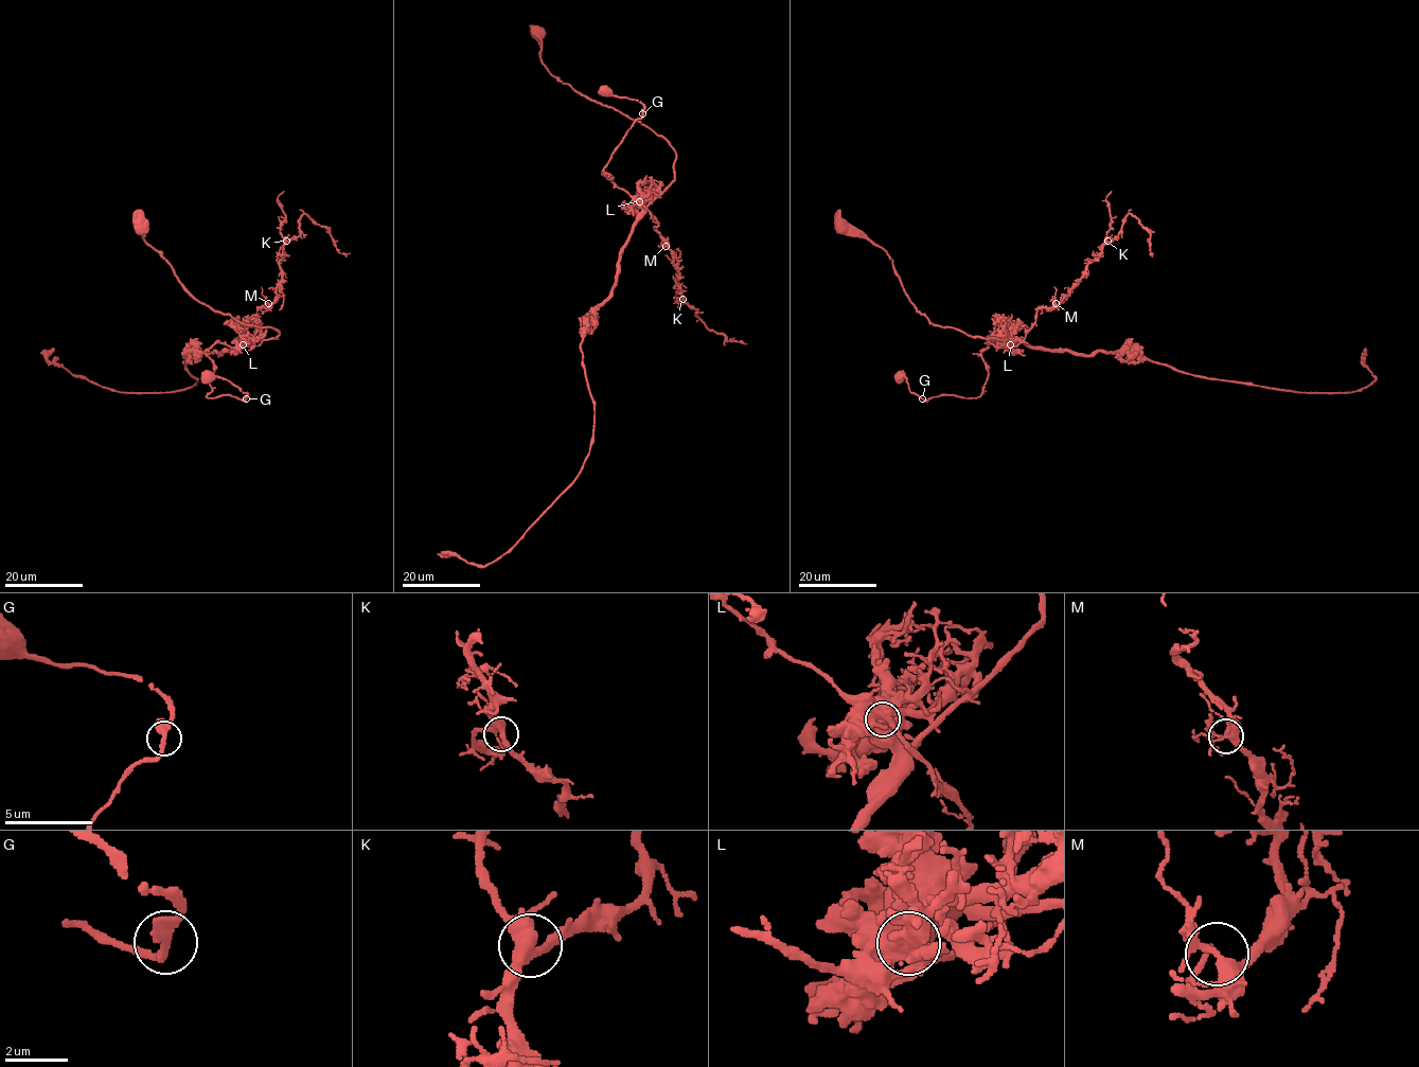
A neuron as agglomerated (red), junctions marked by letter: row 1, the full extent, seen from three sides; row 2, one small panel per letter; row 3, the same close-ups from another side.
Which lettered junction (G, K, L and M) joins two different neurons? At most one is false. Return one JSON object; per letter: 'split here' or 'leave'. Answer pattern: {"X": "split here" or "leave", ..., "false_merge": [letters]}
{"G": "leave", "K": "leave", "L": "split here", "M": "leave", "false_merge": ["L"]}

